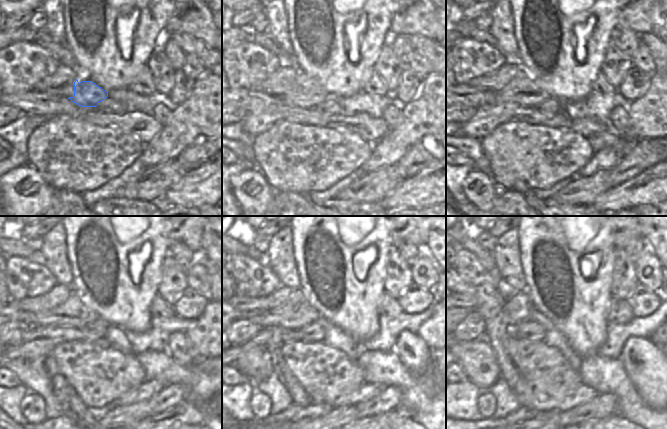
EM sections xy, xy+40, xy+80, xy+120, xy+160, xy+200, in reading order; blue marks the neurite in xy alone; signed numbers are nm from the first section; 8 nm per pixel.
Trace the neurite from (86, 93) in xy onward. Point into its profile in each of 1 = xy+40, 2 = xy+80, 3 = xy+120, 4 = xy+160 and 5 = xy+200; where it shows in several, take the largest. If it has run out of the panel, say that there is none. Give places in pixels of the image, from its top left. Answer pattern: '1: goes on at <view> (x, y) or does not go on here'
1: goes on at xy+40 (306, 93)
2: goes on at xy+80 (523, 90)
3: goes on at xy+120 (73, 313)
4: goes on at xy+160 (295, 313)
5: goes on at xy+200 (518, 305)

